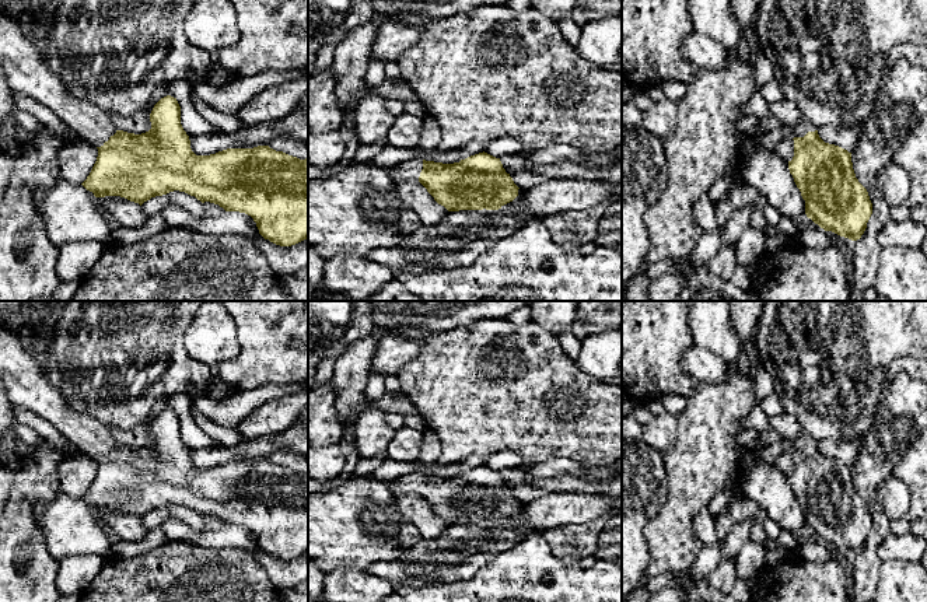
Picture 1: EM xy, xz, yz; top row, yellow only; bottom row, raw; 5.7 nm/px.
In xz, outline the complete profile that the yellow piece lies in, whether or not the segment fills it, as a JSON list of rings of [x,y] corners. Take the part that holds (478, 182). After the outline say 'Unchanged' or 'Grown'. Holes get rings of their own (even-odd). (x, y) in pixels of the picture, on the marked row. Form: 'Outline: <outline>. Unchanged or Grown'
Outline: [[[487,153],[442,164],[414,158],[391,169],[402,179],[419,181],[448,211],[499,210],[518,196],[518,186],[500,158]]]. Grown

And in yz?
Outline: [[[802,116],[794,126],[790,174],[805,200],[805,214],[825,231],[857,241],[867,228],[872,203],[856,178],[851,153],[825,143]]]. Grown

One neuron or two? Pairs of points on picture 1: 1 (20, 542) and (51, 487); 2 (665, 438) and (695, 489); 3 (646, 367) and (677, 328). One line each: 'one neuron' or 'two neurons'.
1: one neuron
2: two neurons
3: one neuron

